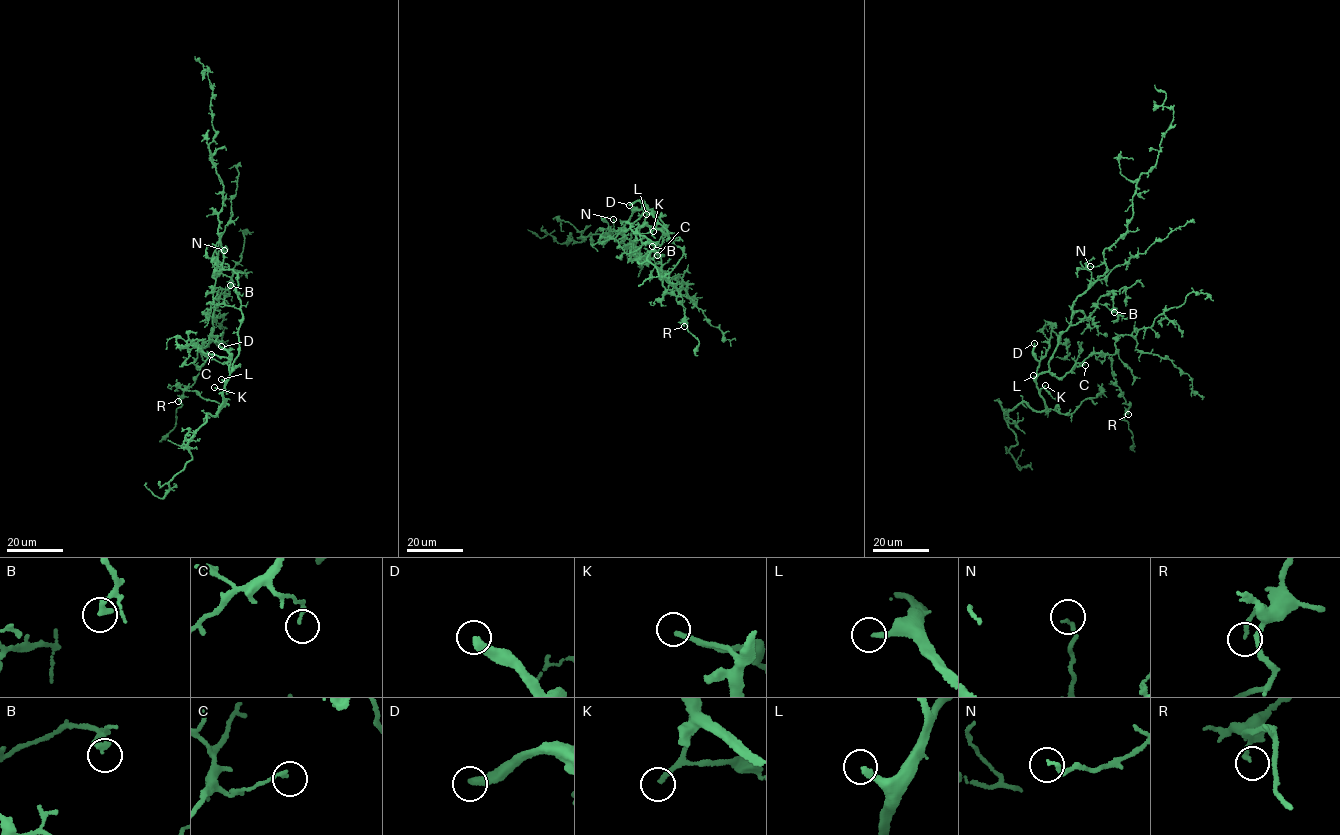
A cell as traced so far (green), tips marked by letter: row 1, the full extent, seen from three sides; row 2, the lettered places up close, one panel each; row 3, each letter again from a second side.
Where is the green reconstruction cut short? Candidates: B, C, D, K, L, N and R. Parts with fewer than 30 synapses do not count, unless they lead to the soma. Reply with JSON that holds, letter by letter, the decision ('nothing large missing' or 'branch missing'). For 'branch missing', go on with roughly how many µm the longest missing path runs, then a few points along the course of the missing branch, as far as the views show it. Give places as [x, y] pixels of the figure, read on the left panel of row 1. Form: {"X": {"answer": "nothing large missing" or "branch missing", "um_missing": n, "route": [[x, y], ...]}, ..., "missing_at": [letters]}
{"B": {"answer": "nothing large missing"}, "C": {"answer": "nothing large missing"}, "D": {"answer": "branch missing", "um_missing": 130, "route": [[221, 346], [214, 334], [222, 314], [197, 292], [216, 205], [205, 180], [191, 176], [198, 125], [186, 98]]}, "K": {"answer": "branch missing", "um_missing": 80, "route": [[214, 387], [194, 380], [172, 386], [165, 396], [161, 419], [147, 427], [146, 444], [131, 456], [134, 467]]}, "L": {"answer": "branch missing", "um_missing": 100, "route": [[221, 379], [194, 366], [177, 372], [148, 417], [135, 422], [98, 460], [104, 480], [95, 500]]}, "N": {"answer": "nothing large missing"}, "R": {"answer": "nothing large missing"}, "missing_at": ["D", "K", "L"]}

